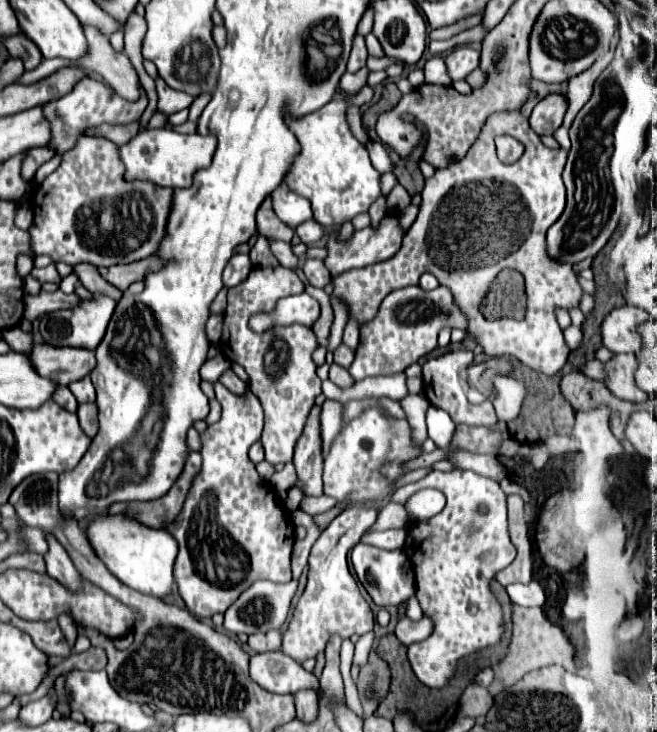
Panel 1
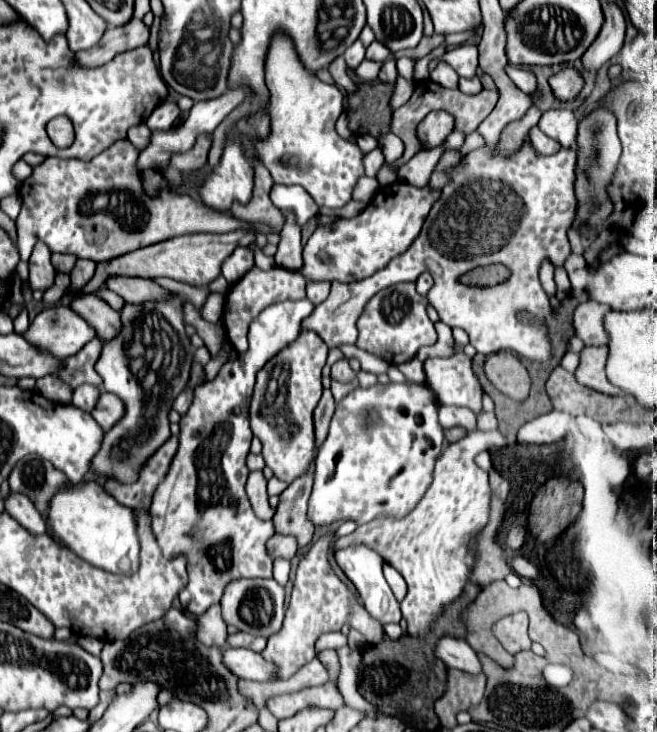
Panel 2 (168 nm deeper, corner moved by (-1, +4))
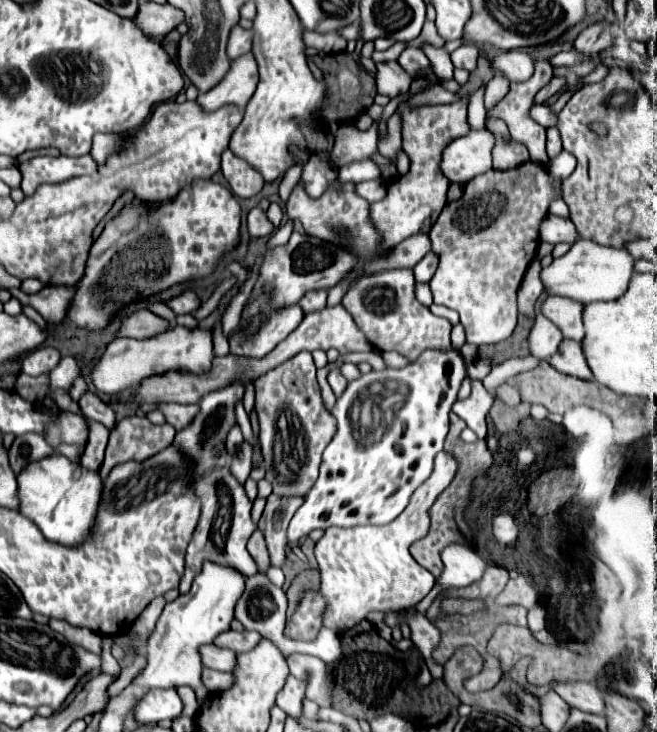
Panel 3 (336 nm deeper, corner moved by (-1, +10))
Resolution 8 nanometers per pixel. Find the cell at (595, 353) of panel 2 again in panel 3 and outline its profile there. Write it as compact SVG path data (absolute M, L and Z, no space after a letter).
M563 339L557 353L549 359L549 363L565 375L573 375L573 377L579 377L579 379L593 379L593 373L591 373L587 361L585 361L583 349L575 341Z

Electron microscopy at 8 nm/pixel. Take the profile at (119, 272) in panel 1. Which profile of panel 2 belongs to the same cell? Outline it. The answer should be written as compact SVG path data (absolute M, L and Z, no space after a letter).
M233 231L233 233L223 233L223 235L215 235L215 233L197 233L197 235L183 235L183 237L173 237L143 249L137 249L129 255L121 255L117 259L105 261L105 263L97 263L97 271L93 275L93 279L85 285L83 293L95 293L105 277L117 275L117 277L141 277L141 279L157 279L157 277L171 277L175 281L183 281L195 287L207 287L213 279L219 277L221 273L221 263L241 245L247 247L249 243L253 243L255 237L247 231Z

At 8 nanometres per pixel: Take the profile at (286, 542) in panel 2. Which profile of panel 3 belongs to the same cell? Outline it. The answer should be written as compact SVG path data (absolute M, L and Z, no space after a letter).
M259 529L253 531L253 535L251 535L249 543L247 543L247 549L249 549L251 557L255 559L255 563L257 563L257 567L259 567L259 573L265 575L271 563L269 563L269 553L267 553L267 547L265 547L263 533L261 533Z

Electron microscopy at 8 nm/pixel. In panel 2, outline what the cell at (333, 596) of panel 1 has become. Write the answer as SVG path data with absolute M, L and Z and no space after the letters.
M327 533L319 537L309 547L309 551L305 551L297 569L291 601L285 613L285 623L279 633L269 637L267 647L261 653L265 659L277 663L281 679L291 677L295 671L299 671L305 663L309 663L315 657L315 641L323 633L341 631L343 625L349 625L351 629L361 631L373 645L377 645L383 637L383 625L365 611L357 595L351 593L349 587L335 573L333 569L333 543L335 541L337 541L335 533Z

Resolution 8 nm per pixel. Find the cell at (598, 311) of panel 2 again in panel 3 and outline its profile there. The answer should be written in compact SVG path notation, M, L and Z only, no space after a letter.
M547 297L541 303L541 313L561 329L563 337L581 341L581 337L585 335L581 321L583 305L579 301L563 299L563 297Z

